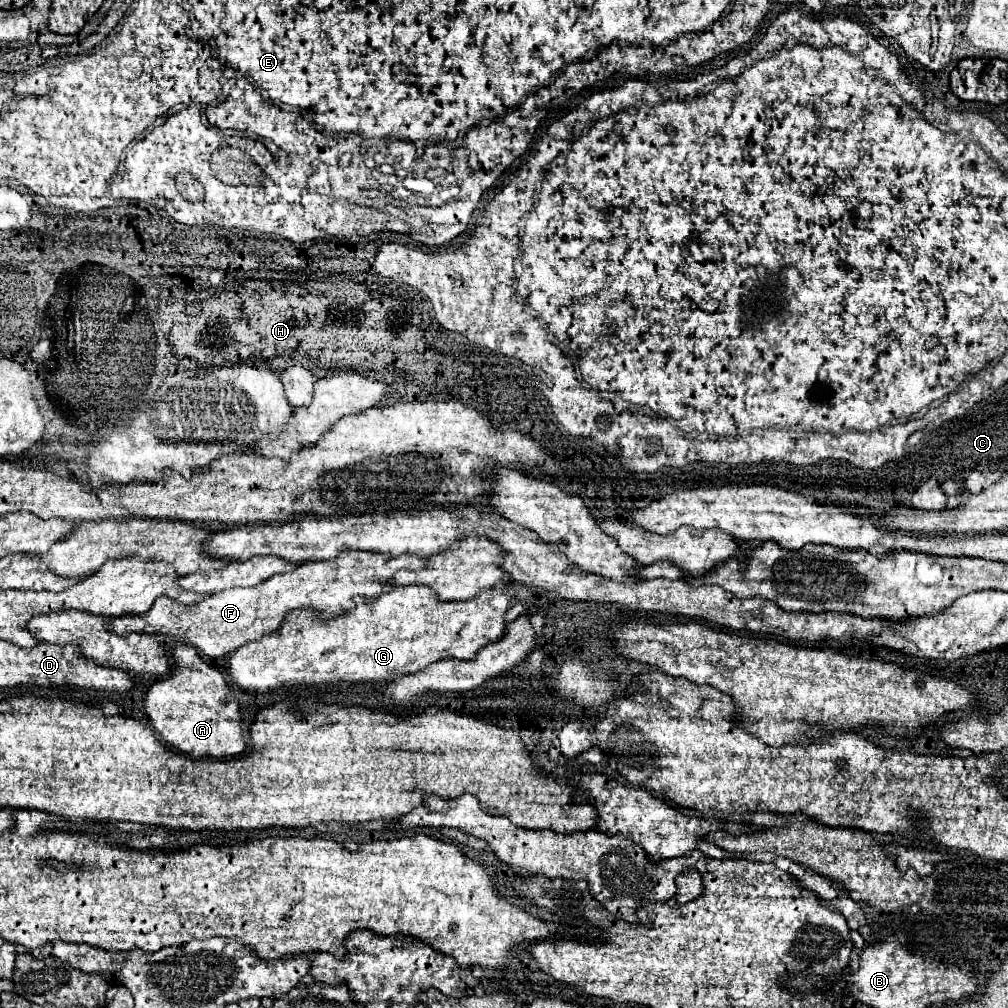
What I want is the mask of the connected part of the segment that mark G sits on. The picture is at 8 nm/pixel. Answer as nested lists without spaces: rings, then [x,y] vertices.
[[[399,586],[399,588],[391,588],[389,592],[385,592],[383,596],[375,596],[375,600],[357,600],[355,608],[351,608],[351,612],[343,612],[339,616],[333,616],[329,620],[321,620],[321,612],[311,612],[309,608],[299,608],[299,612],[291,612],[291,616],[287,616],[287,620],[283,620],[283,624],[279,626],[279,630],[263,636],[261,640],[255,642],[247,642],[241,648],[237,648],[235,652],[229,654],[229,674],[231,678],[243,688],[243,690],[253,690],[253,692],[269,692],[273,688],[285,686],[285,684],[329,684],[329,682],[363,682],[363,680],[397,680],[403,674],[415,674],[423,668],[427,668],[433,662],[445,660],[445,658],[459,658],[459,660],[473,660],[479,652],[479,648],[483,648],[489,642],[495,642],[503,636],[505,630],[505,622],[503,622],[503,614],[509,608],[509,598],[503,590],[499,588],[491,588],[487,592],[479,592],[477,598],[465,600],[465,602],[439,602],[435,600],[435,594],[431,592],[429,586]]]

